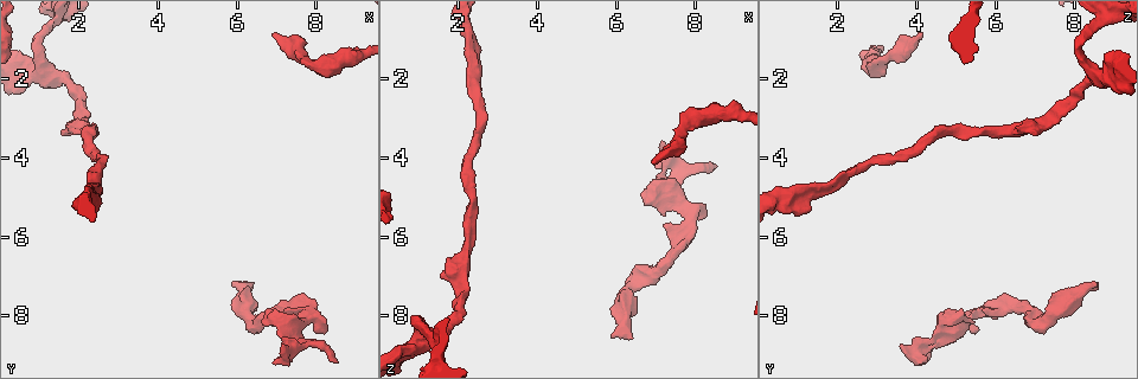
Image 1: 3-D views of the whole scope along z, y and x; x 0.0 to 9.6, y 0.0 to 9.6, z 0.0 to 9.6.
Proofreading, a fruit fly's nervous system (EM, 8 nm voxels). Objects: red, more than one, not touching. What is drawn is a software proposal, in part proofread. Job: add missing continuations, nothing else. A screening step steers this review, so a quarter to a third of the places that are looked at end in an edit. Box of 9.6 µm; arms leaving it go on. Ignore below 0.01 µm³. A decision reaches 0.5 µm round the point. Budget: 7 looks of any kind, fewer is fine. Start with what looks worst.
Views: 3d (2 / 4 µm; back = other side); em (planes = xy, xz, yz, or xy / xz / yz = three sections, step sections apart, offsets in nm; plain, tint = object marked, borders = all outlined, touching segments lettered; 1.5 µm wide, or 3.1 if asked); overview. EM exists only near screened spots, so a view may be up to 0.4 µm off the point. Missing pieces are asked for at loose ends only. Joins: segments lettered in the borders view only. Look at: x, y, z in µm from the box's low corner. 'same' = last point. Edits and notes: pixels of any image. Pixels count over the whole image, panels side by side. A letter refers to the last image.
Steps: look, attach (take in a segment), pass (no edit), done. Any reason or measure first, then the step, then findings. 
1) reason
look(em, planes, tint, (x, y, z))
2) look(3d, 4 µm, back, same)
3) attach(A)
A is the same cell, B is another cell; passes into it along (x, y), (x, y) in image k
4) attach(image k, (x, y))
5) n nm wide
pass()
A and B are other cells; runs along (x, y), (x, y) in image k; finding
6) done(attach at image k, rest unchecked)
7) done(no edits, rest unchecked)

branch stops here
look(em, planes, plain, (6.85, 0.90, 4.10))

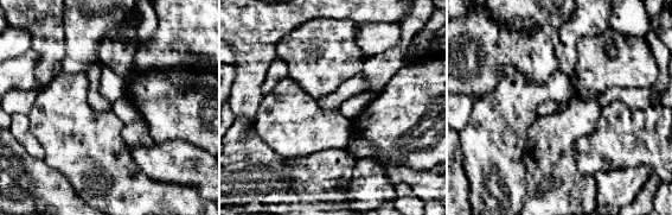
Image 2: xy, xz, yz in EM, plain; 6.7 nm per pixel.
look(em, planes, tint, same)

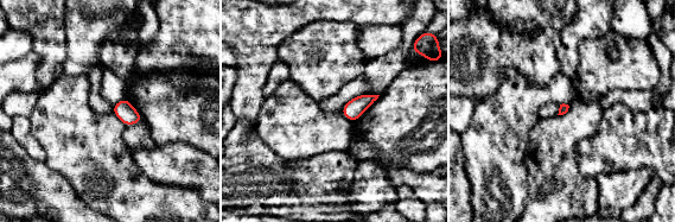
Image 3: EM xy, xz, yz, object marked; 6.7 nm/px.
look(em, planes, borders, same)

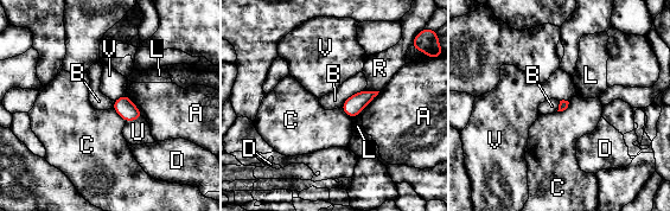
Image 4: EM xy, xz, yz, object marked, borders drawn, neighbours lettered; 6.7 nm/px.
B touches over 200 nm
pass()
A, B, C, D, L, R, U and V are other cells; no lettered segment goes on from it

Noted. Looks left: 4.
free end
look(em, planes, borders, (8.30, 8.35, 5.45))

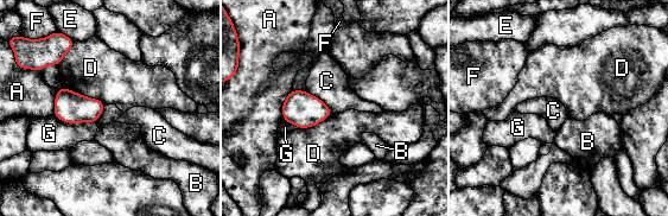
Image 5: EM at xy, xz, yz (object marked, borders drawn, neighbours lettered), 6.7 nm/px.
180 nm wide
pass()
A, B, C, D, E, F and G are other cells; border along (306, 91), (317, 96), (334, 113) in image 5; no lettered segment goes on from it

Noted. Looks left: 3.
look(3d, 2 µm, (7.20, 8.70, 3.55))

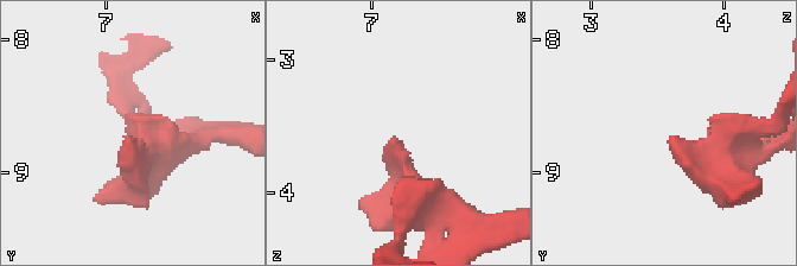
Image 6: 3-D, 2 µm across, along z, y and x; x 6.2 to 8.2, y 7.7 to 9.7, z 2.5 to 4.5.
look(em, yz, step 8, borders, (7.18, 8.78, 3.58))

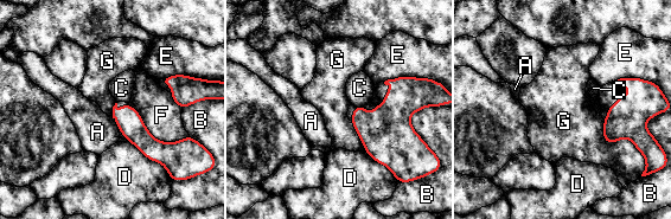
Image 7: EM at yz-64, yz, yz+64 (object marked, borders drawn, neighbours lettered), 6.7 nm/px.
F touches over 460 nm
pass()
A, B, C, D, E, F and G are other cells; border along (602, 121), (637, 149) in image 7; no lettered segment goes on from it

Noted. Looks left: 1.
done(no edits, rest unchecked)

